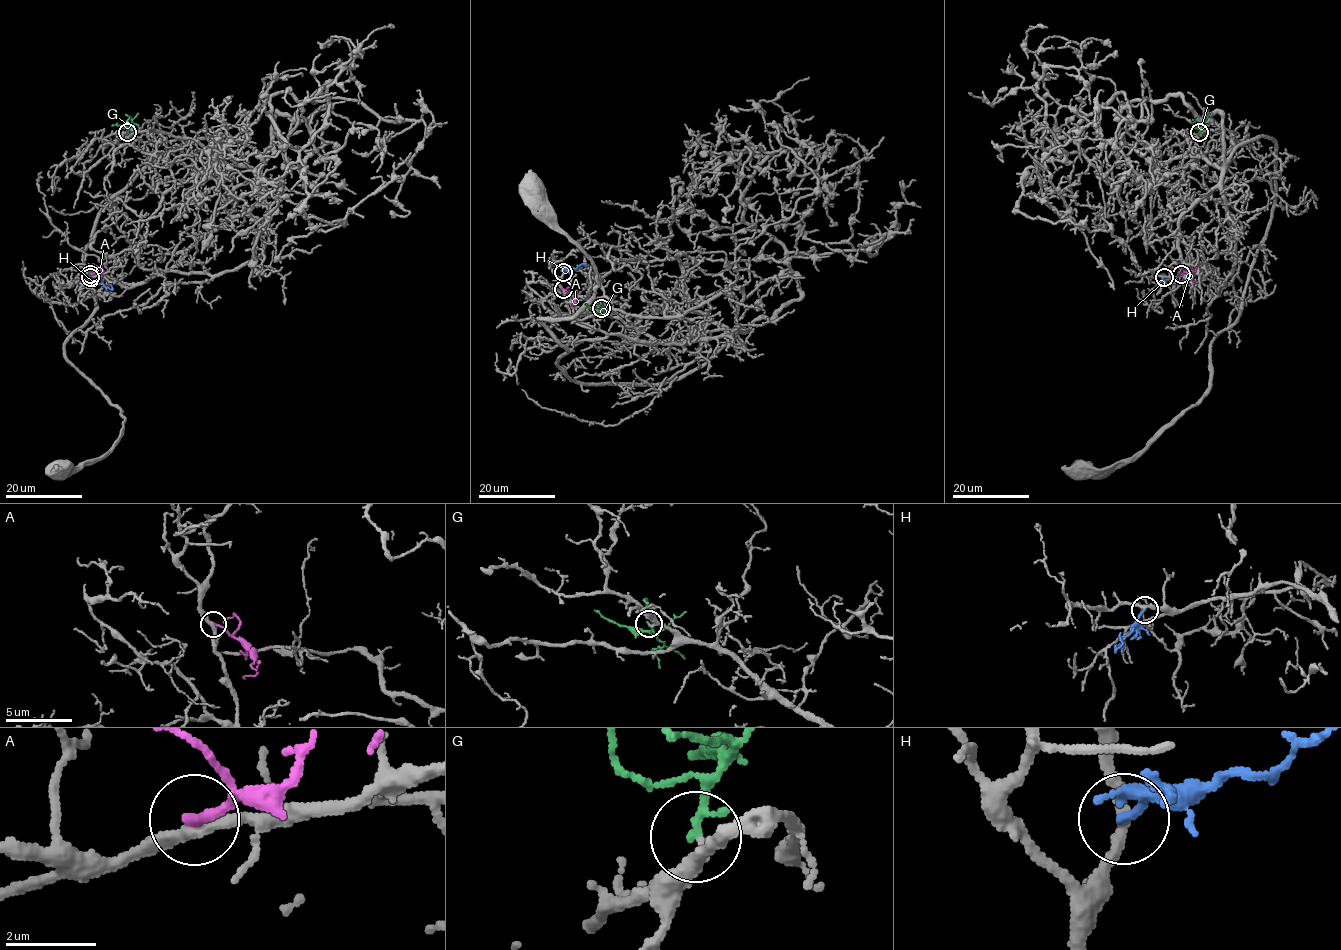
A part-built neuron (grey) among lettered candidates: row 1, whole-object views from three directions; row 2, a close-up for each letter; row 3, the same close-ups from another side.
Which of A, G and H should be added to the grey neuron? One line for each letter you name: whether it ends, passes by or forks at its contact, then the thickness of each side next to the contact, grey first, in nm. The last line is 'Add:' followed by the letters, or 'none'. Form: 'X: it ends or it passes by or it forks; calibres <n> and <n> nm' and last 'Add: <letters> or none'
G: it ends; calibres 150 and 180 nm
Add: G

